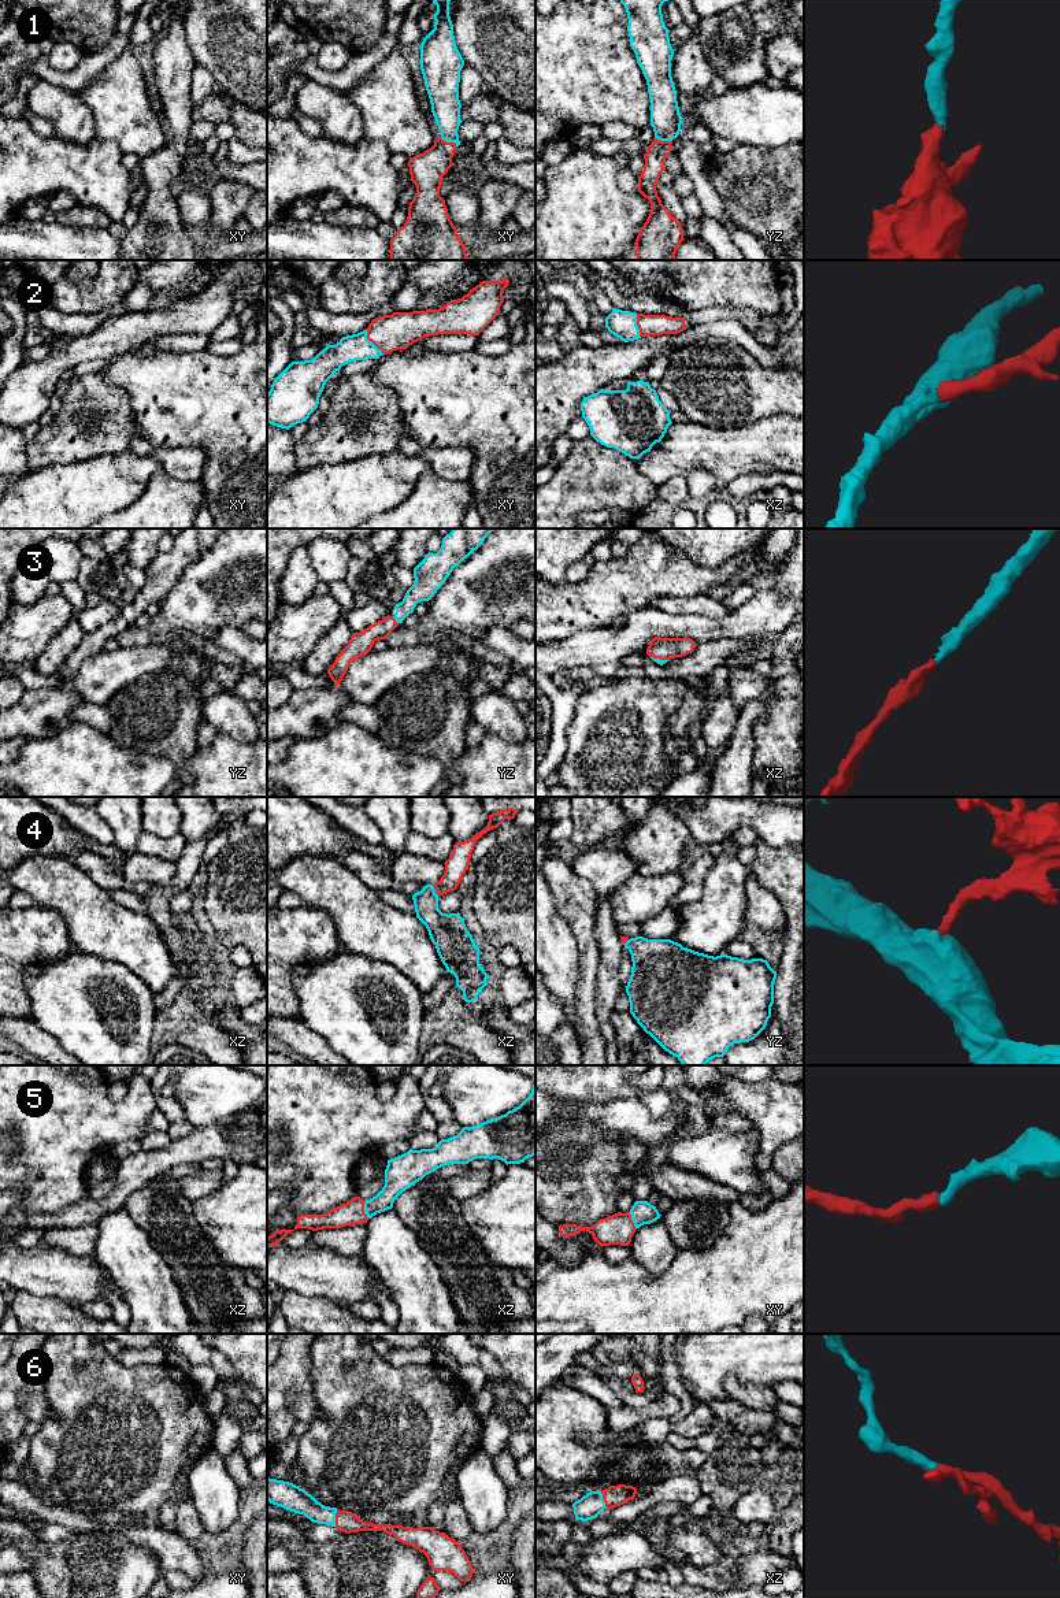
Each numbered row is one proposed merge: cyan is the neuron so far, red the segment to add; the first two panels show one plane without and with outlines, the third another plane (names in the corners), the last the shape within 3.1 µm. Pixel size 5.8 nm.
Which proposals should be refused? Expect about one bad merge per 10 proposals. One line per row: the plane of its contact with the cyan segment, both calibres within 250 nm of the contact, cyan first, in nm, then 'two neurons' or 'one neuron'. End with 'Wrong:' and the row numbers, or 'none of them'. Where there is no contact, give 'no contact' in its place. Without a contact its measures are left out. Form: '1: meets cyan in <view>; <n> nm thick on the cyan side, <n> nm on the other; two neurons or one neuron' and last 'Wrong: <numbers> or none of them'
1: meets cyan in xy; 180 nm thick on the cyan side, 200 nm on the other; one neuron
2: meets cyan in xy; 160 nm thick on the cyan side, 220 nm on the other; one neuron
3: meets cyan in yz; 140 nm thick on the cyan side, 140 nm on the other; one neuron
4: meets cyan in xz; 200 nm thick on the cyan side, 130 nm on the other; one neuron
5: meets cyan in xz; 140 nm thick on the cyan side, 140 nm on the other; one neuron
6: meets cyan in xy; 150 nm thick on the cyan side, 130 nm on the other; one neuron
Wrong: none of them

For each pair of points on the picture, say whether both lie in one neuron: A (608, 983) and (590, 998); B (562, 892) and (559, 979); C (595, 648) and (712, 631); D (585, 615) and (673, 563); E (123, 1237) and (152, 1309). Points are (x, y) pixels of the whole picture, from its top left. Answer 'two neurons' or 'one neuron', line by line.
A: two neurons
B: two neurons
C: one neuron
D: one neuron
E: one neuron

